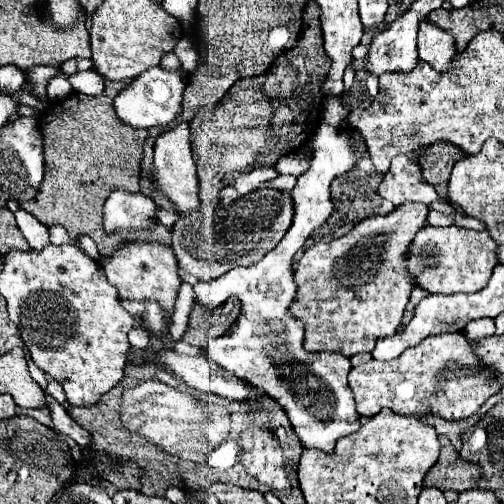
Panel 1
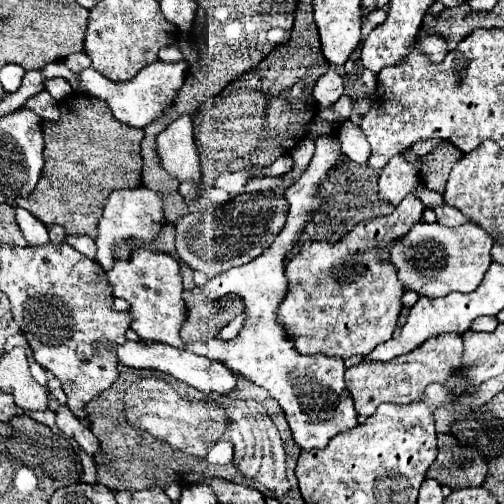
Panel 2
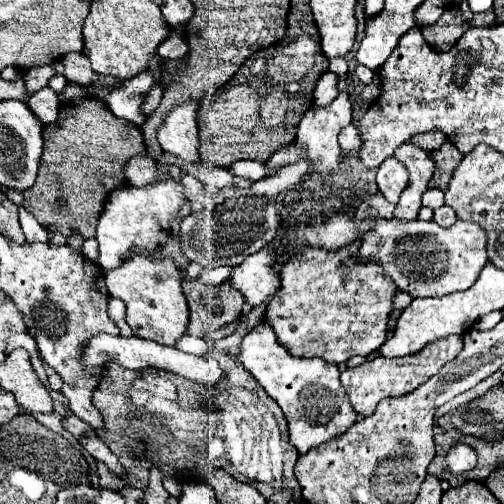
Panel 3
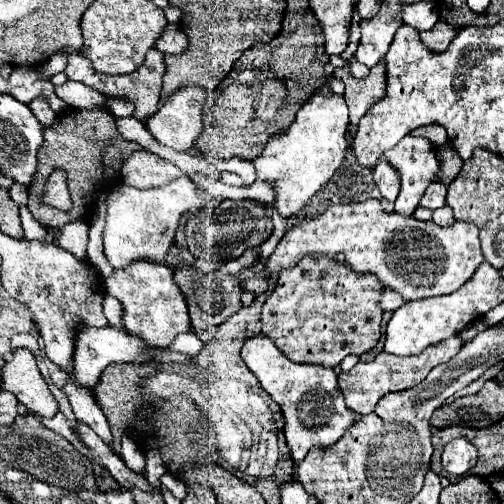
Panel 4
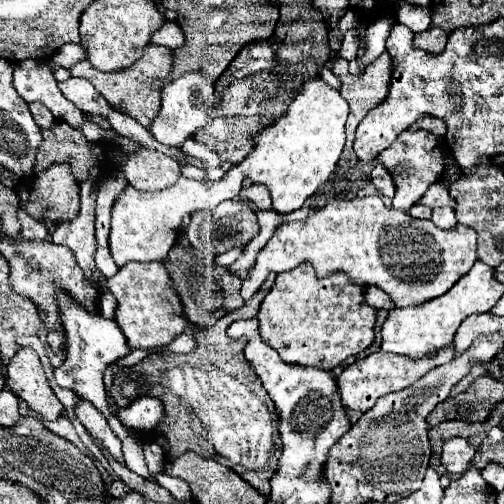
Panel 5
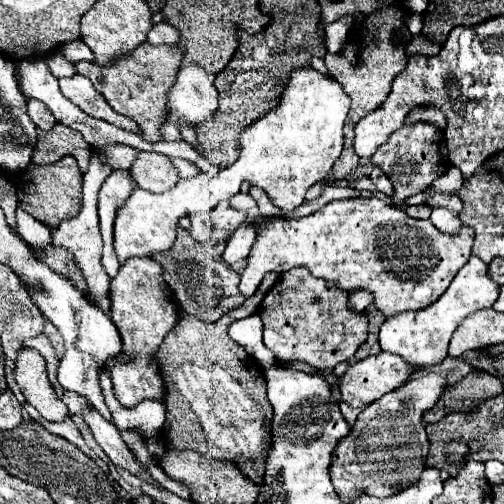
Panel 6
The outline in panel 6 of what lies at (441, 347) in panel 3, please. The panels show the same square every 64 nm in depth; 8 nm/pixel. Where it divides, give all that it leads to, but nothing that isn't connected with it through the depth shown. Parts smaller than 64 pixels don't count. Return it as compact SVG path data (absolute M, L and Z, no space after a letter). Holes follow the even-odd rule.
M380 352L376 356L368 356L366 360L350 366L340 378L338 386L342 400L354 408L364 408L386 392L396 390L412 372L414 368L408 368L408 364L404 364L396 354Z

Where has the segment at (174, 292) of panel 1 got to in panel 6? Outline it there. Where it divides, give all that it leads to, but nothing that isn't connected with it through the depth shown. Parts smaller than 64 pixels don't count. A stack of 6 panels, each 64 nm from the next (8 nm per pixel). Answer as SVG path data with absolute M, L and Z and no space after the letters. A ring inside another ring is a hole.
M149 257L128 258L118 274L110 280L110 312L108 316L116 324L122 338L122 352L106 362L106 372L112 378L112 388L116 400L124 408L134 408L144 400L164 400L166 384L162 370L156 362L156 352L164 336L176 326L178 302L172 290L162 278L162 266ZM128 356L130 360L122 360Z

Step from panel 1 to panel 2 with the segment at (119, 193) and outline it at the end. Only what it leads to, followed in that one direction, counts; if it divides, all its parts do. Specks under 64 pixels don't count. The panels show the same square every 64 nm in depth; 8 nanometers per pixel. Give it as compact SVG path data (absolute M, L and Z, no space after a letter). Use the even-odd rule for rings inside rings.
M146 186L140 188L128 188L128 190L116 190L110 194L106 206L104 206L104 214L98 222L98 238L96 238L96 246L98 246L98 256L96 262L108 272L116 258L114 258L114 250L116 246L120 246L124 240L136 238L142 240L144 244L150 244L158 238L158 234L162 232L162 228L166 226L166 218L164 218L164 194L150 190Z

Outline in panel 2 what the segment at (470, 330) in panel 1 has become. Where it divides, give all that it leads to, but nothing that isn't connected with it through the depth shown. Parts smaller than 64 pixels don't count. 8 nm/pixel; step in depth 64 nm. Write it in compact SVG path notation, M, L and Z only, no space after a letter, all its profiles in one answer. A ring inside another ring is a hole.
M480 316L472 322L472 328L478 332L494 332L498 326L498 318L496 316Z

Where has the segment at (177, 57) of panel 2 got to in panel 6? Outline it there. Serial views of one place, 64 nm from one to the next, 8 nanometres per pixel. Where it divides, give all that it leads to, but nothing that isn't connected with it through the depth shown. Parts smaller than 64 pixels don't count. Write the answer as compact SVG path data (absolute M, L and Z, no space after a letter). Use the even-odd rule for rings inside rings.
M156 24L150 32L148 32L148 42L150 44L178 44L178 34L176 28L172 28L170 24Z

